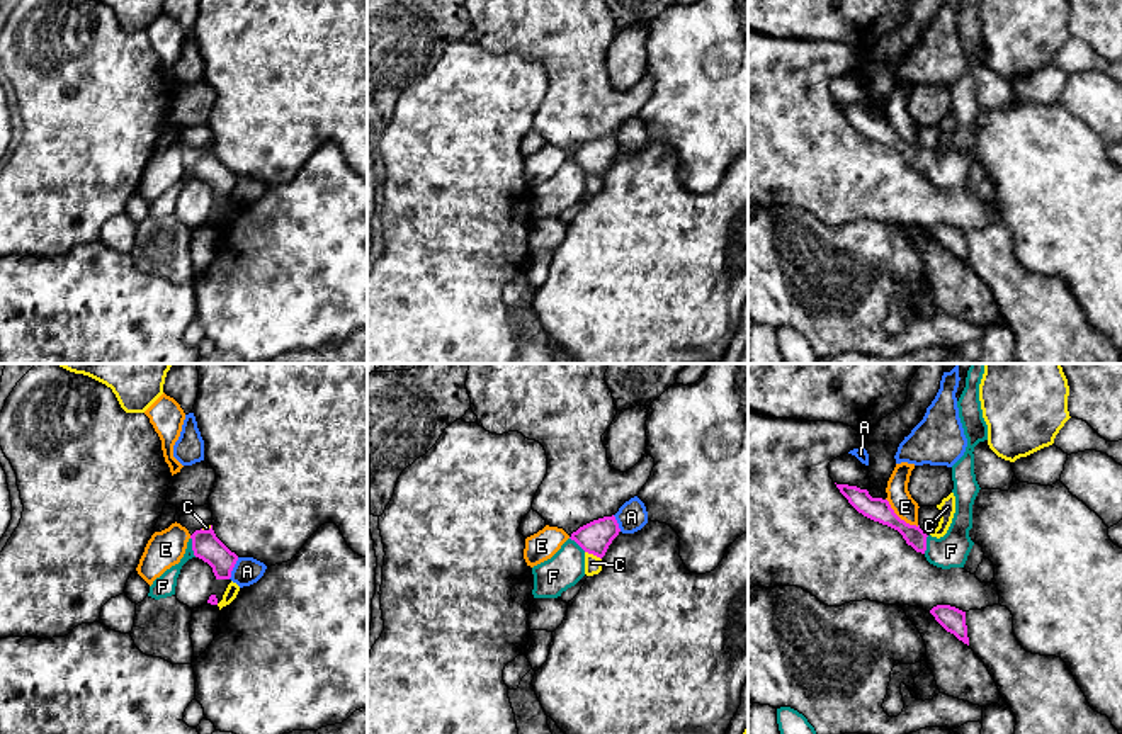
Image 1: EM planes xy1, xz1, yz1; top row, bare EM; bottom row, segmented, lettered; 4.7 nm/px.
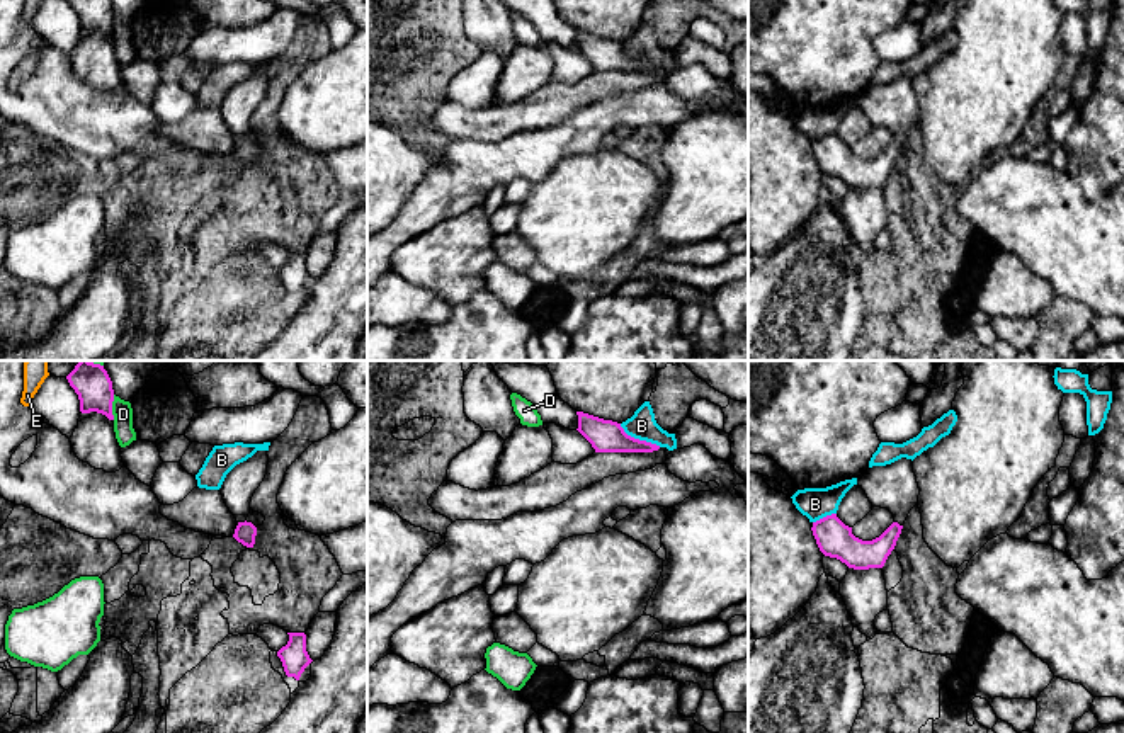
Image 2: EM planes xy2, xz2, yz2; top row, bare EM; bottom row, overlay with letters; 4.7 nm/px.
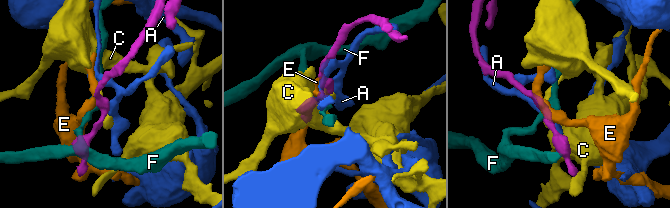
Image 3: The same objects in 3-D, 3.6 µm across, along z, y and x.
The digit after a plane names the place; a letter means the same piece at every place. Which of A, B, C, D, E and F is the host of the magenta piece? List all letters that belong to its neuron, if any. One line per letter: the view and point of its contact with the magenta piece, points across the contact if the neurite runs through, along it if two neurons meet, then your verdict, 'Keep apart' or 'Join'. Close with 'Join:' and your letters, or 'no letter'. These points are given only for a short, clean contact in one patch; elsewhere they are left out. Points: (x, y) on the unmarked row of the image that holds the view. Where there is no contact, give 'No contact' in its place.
A: Touches magenta at xy1 (233, 186). Keep apart
B: Touches magenta at xz2 (638, 58). Boundary: xz2 (619, 43), (628, 53), (660, 65). Keep apart
C: Touches magenta at xz1 (594, 174). Boundary: xz1 (585, 170), (600, 179). Keep apart
D: Touches magenta at xy2 (111, 26). Keep apart
E: Touches magenta at yz1 (898, 136). Boundary: yz1 (886, 118), (901, 138), (918, 145). Keep apart
F: Touches magenta at xy1 (192, 167). Boundary: xy1 (191, 157), (191, 167), (196, 175). Keep apart
Join: no letter

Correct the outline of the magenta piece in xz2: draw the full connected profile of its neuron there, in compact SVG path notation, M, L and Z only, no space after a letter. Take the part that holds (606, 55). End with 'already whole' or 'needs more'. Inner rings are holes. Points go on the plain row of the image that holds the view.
M576 31L576 34L576 49L592 63L595 71L653 71L660 68L656 63L627 54L617 41L583 31Z; already whole

